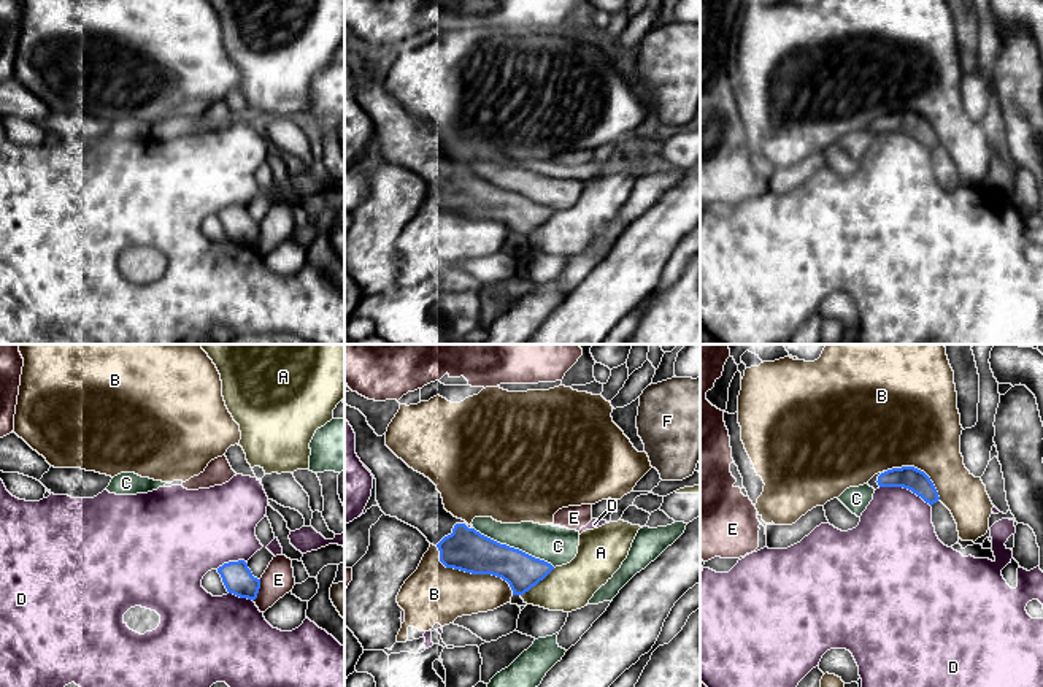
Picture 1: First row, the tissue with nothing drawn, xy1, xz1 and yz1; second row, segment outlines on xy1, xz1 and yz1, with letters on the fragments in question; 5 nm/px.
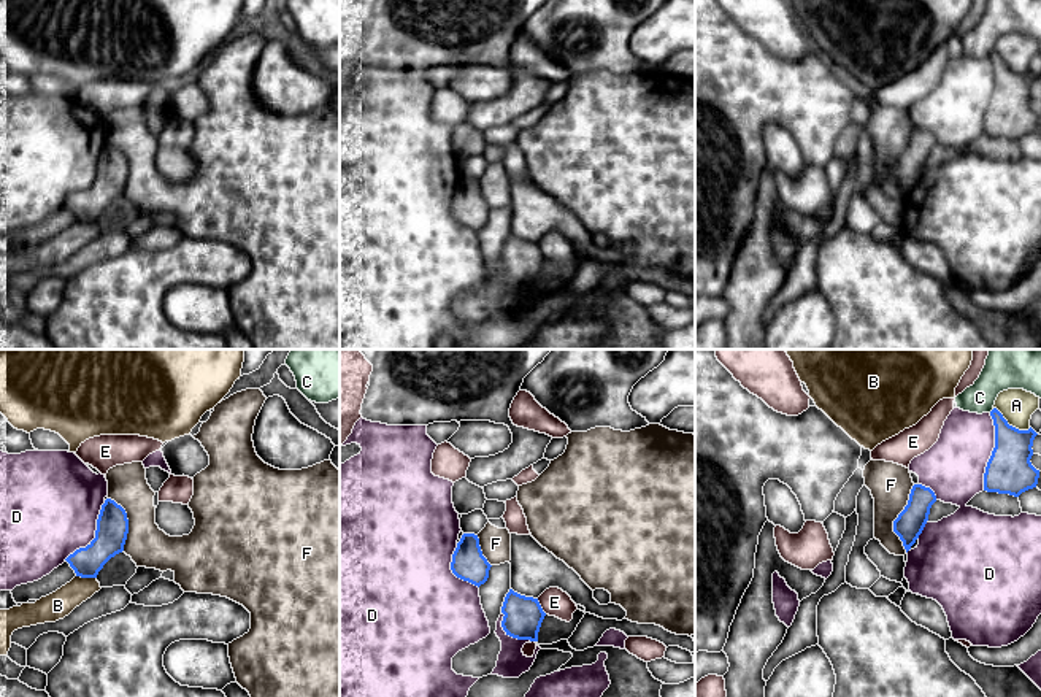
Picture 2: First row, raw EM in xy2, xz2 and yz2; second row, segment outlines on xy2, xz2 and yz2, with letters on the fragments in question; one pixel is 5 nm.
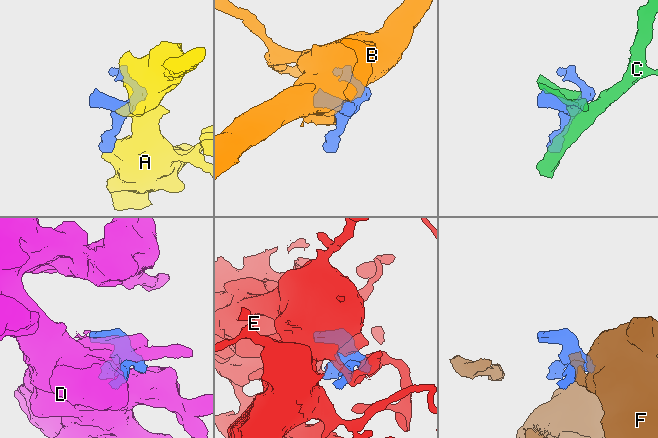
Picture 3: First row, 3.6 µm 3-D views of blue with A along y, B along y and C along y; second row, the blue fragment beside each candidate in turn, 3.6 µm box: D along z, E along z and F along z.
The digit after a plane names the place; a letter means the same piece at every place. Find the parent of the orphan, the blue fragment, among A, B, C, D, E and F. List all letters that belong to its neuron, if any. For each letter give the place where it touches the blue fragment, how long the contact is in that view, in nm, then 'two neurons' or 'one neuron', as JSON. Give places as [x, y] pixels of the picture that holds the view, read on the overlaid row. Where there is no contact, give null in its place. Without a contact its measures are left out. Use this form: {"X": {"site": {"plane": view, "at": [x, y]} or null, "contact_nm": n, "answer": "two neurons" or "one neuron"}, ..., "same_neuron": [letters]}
{"A": {"site": {"plane": "yz2", "at": [1011, 426]}, "contact_nm": 220, "answer": "two neurons"}, "B": {"site": {"plane": "xz1", "at": [472, 573]}, "contact_nm": 460, "answer": "two neurons"}, "C": {"site": {"plane": "xz1", "at": [513, 548]}, "contact_nm": 460, "answer": "two neurons"}, "D": {"site": {"plane": "yz2", "at": [992, 451]}, "contact_nm": 400, "answer": "two neurons"}, "E": {"site": {"plane": "xy1", "at": [257, 591]}, "contact_nm": 120, "answer": "two neurons"}, "F": {"site": {"plane": "yz2", "at": [897, 518]}, "contact_nm": 340, "answer": "two neurons"}, "same_neuron": []}

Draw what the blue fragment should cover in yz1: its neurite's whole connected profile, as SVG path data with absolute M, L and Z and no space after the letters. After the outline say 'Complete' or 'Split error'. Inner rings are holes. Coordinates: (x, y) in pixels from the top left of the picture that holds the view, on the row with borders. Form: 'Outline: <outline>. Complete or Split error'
Outline: M902 466L875 474L868 482L875 490L879 487L903 487L921 497L930 506L940 500L938 492L930 478L914 468Z. Split error

